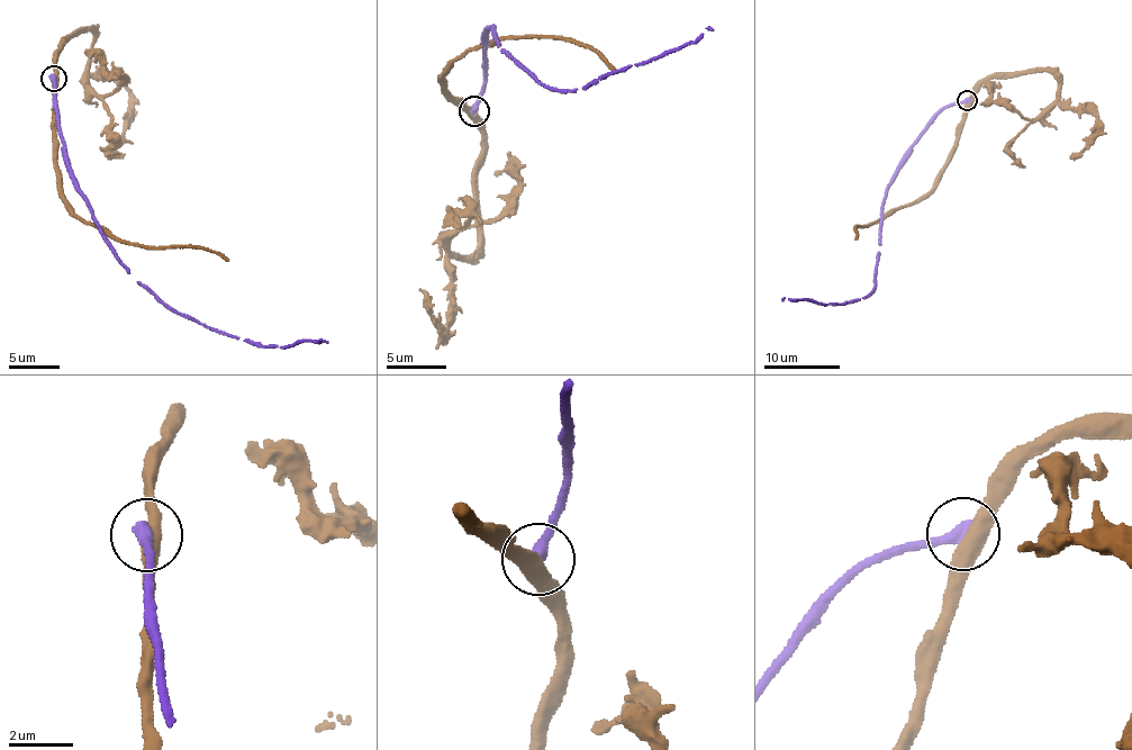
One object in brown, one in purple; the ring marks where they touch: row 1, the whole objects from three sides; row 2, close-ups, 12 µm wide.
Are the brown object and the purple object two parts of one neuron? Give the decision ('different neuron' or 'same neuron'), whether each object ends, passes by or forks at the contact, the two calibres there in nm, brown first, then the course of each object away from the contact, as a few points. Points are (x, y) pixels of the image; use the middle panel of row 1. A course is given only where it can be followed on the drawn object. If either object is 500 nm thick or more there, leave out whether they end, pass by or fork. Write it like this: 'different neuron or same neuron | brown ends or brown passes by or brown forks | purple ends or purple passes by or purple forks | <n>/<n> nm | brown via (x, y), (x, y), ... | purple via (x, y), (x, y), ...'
different neuron | brown passes by | purple ends | 460/440 nm | brown via (472, 110), (463, 111), (444, 97), (440, 81), (455, 60), (500, 38), (567, 38), (591, 45), (613, 71) | purple via (474, 109), (488, 26), (524, 70), (555, 90), (588, 89), (607, 74), (694, 44), (713, 29)

